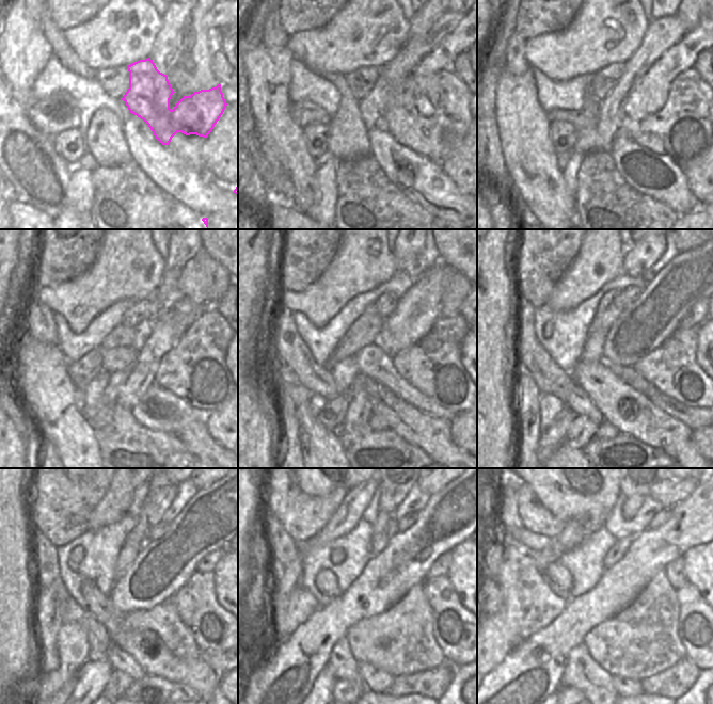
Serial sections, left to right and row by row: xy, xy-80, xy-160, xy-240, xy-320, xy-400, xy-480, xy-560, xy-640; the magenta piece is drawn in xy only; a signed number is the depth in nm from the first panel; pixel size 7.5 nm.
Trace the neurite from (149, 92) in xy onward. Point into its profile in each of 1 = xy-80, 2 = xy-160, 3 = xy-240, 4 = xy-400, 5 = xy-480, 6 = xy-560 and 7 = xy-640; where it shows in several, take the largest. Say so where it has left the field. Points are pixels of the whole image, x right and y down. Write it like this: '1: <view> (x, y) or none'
1: xy-80 (436, 132)
2: xy-160 (682, 130)
3: xy-240 (194, 370)
4: xy-400 (672, 368)
5: xy-480 (215, 628)
6: xy-560 (455, 628)
7: xy-640 (694, 623)

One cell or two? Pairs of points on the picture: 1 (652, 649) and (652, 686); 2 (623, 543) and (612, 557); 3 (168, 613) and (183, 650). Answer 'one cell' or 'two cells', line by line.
1: two cells
2: one cell
3: one cell

